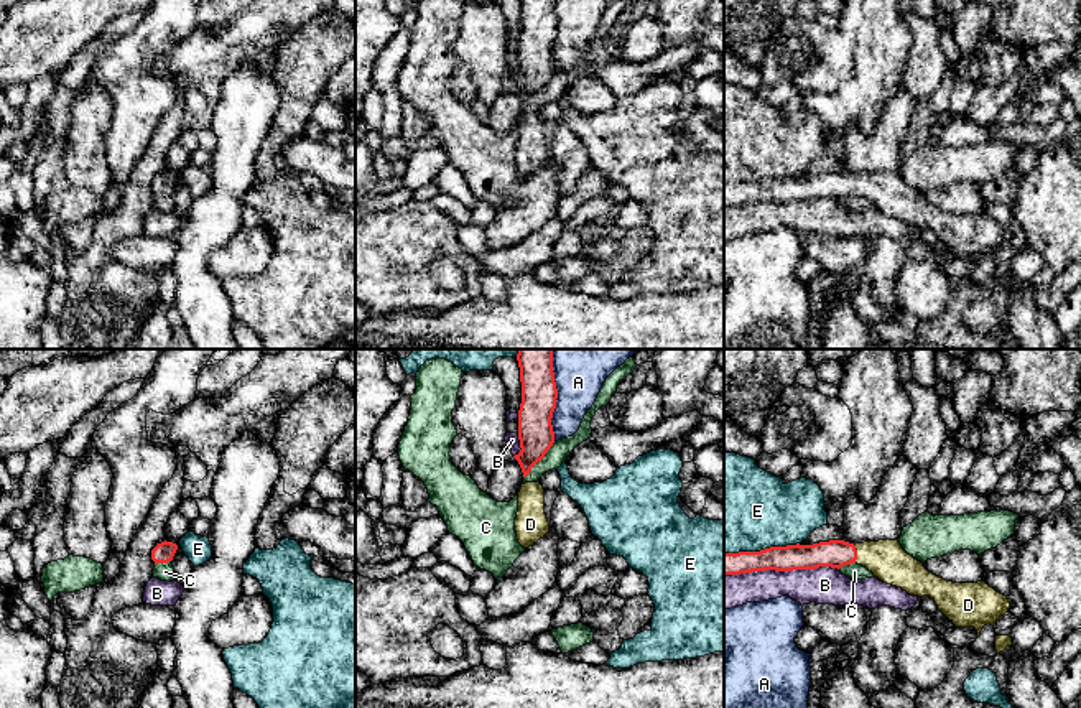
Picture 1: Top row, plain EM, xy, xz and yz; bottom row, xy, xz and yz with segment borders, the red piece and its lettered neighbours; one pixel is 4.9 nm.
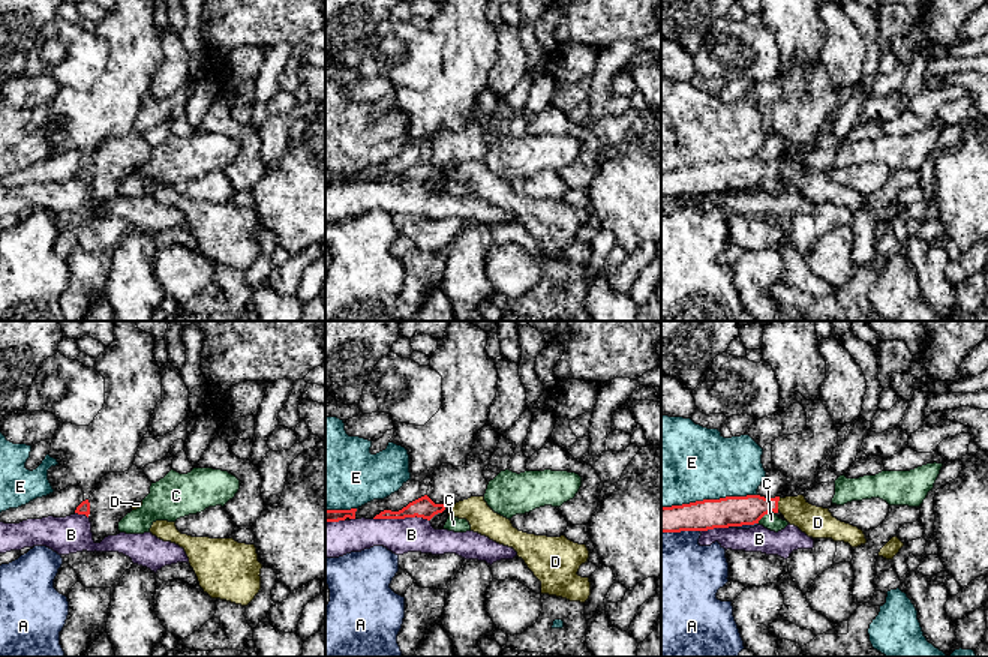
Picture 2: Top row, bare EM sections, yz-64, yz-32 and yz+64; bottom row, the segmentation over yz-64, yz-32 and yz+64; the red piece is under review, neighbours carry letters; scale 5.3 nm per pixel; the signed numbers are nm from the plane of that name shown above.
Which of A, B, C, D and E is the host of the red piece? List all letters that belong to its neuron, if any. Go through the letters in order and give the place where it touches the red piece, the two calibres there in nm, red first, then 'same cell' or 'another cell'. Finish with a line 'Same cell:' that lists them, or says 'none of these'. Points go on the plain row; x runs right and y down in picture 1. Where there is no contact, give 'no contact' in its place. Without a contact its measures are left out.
A: xz (555, 37) | 180/200 nm | another cell
B: yz (780, 201) | 130/190 nm | another cell
C: xz (540, 91) | 180/100 nm | another cell
D: yz (856, 185) | 140/190 nm | same cell
E: yz (760, 181) | 130/440 nm | another cell
Same cell: D

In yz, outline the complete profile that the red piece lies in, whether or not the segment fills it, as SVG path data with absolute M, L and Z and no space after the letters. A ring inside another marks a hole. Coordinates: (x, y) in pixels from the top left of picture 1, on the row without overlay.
M829 171L813 176L770 178L760 183L724 184L724 206L752 203L793 203L819 198L841 199L857 194L880 212L902 219L908 226L930 227L956 259L974 259L977 268L984 257L994 257L1010 234L986 212L953 214L930 204L921 193L908 186L898 171L849 175Z

